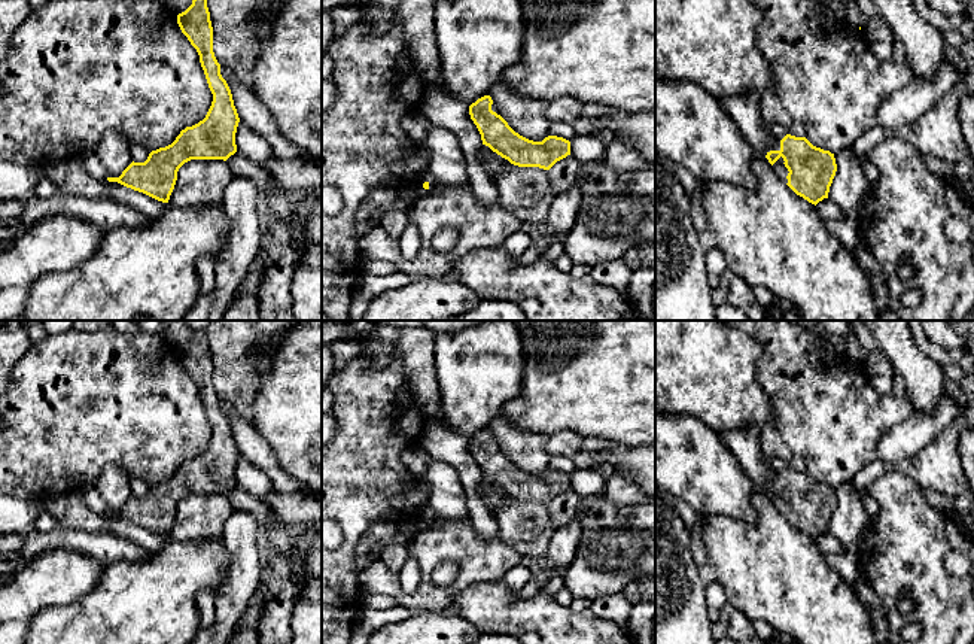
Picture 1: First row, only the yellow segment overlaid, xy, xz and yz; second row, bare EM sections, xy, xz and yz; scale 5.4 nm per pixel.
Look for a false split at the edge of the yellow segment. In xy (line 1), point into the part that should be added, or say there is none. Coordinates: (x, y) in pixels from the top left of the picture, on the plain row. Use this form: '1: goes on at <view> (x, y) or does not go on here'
1: does not go on here

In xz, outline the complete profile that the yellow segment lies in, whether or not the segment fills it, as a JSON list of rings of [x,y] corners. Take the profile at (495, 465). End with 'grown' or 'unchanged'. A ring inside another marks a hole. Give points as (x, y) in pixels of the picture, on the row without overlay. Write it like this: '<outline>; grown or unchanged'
[[[490,429],[469,440],[469,449],[477,459],[483,479],[518,501],[550,504],[557,495],[570,489],[570,476],[548,470],[542,476],[529,474],[515,467],[508,456],[491,444]]]; unchanged

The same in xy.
[[[195,331],[192,338],[185,346],[177,349],[177,358],[200,389],[201,401],[213,428],[211,440],[203,455],[182,464],[171,479],[152,484],[144,496],[133,495],[119,511],[107,511],[109,516],[118,516],[162,537],[168,537],[177,514],[177,505],[185,496],[191,493],[226,495],[237,486],[235,467],[240,456],[231,423],[220,408],[220,398],[213,386],[213,361],[207,341],[207,332]]]; unchanged

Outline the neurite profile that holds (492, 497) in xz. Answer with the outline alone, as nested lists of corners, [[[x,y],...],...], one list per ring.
[[[483,479],[480,483],[480,495],[488,511],[493,511],[502,504],[511,504],[515,499],[511,498],[508,493],[502,492],[496,486],[493,486],[488,480]]]

